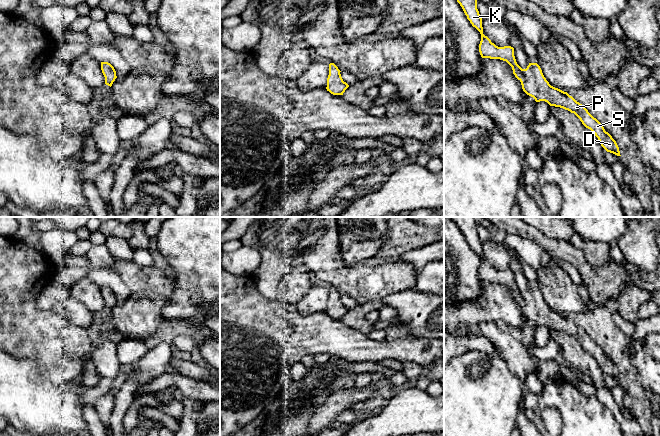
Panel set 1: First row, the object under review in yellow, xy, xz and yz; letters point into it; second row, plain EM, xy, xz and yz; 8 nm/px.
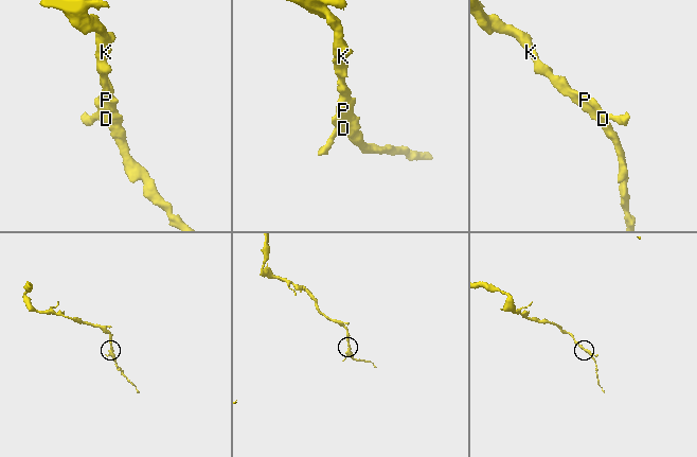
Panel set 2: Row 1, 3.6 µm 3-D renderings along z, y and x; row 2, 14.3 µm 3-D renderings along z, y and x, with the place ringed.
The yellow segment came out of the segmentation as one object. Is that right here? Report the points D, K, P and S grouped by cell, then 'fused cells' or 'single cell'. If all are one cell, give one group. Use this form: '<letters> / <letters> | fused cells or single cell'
D K P S | single cell

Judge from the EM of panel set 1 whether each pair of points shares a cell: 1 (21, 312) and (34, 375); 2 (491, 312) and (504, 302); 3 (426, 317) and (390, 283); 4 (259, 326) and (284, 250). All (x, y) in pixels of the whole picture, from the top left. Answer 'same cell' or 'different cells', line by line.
1: different cells
2: same cell
3: different cells
4: different cells

